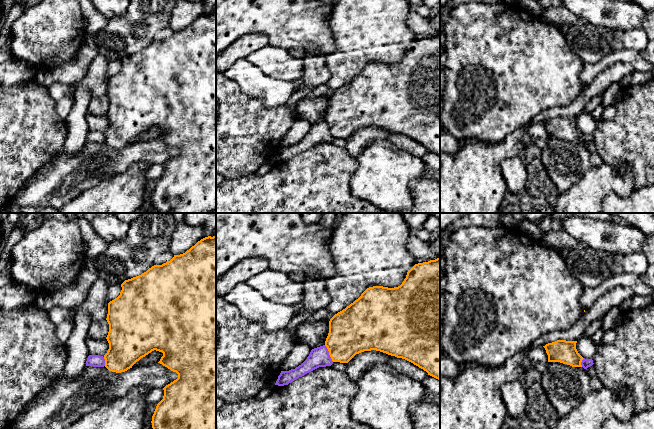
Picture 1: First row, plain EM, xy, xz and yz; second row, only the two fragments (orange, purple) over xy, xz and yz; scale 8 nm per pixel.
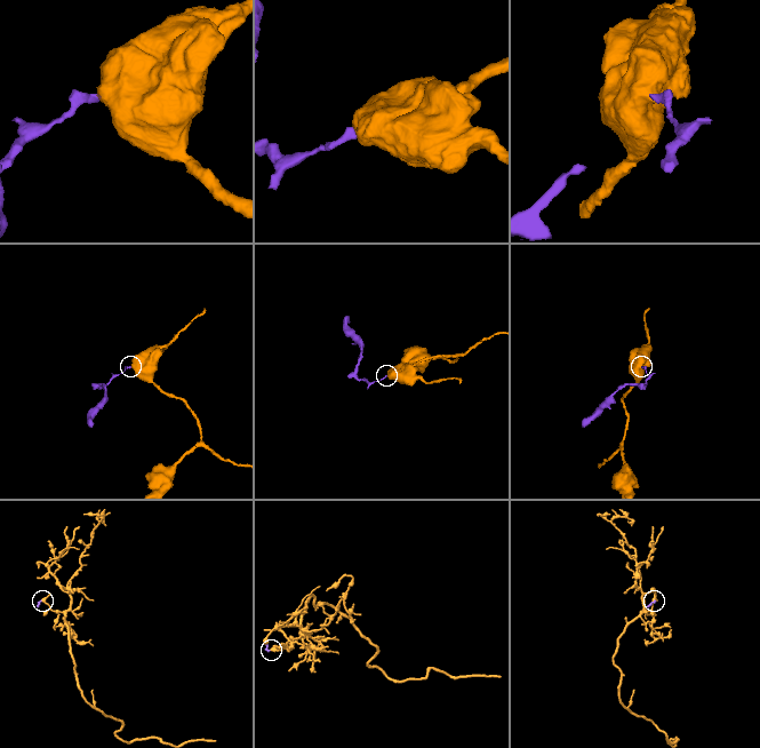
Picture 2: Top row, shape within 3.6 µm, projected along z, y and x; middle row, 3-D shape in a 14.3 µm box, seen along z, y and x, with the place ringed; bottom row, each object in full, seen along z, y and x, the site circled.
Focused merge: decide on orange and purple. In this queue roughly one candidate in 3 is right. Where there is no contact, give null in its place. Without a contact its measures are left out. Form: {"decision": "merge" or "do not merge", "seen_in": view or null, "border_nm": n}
{"decision": "do not merge", "seen_in": "xz", "border_nm": 150}

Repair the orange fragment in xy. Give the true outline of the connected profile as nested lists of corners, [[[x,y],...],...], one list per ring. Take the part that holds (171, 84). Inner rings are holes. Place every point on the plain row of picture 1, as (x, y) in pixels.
[[[216,11],[205,13],[185,29],[174,31],[170,37],[162,41],[154,41],[141,51],[125,56],[121,63],[120,71],[108,79],[106,96],[109,100],[109,108],[106,115],[109,125],[104,131],[105,143],[112,148],[125,148],[152,127],[162,128],[163,132],[158,139],[176,148],[178,154],[163,164],[163,175],[157,180],[152,192],[154,209],[157,213],[216,213]]]

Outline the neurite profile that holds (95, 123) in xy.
[[[87,113],[86,121],[89,131],[99,131],[104,133],[109,125],[109,119],[106,114],[98,116]]]

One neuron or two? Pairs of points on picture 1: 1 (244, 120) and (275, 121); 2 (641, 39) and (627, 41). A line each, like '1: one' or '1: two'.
1: one
2: one

